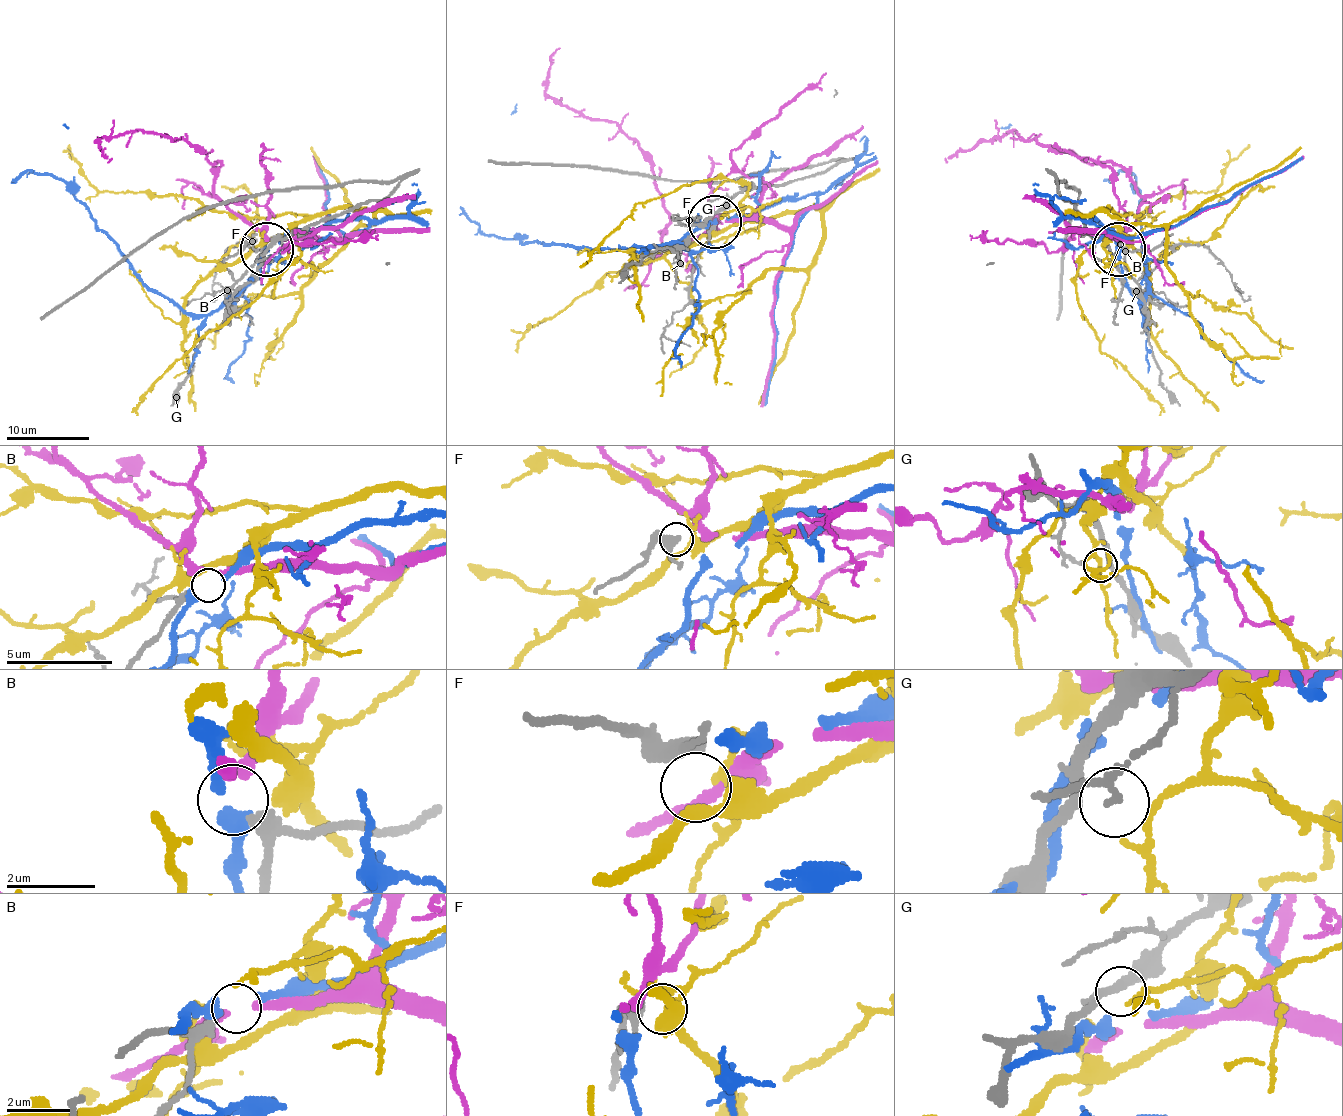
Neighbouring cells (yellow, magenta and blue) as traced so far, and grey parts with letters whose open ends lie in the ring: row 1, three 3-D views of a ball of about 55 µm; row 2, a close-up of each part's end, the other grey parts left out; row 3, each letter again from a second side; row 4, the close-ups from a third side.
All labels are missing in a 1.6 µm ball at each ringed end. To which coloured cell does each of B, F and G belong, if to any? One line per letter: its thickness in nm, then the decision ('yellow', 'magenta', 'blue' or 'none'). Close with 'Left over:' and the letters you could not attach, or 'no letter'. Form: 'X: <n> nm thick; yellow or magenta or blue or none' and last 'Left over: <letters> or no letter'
B: 200 nm thick; magenta
F: 400 nm thick; none
G: 240 nm thick; none
Left over: F, G

